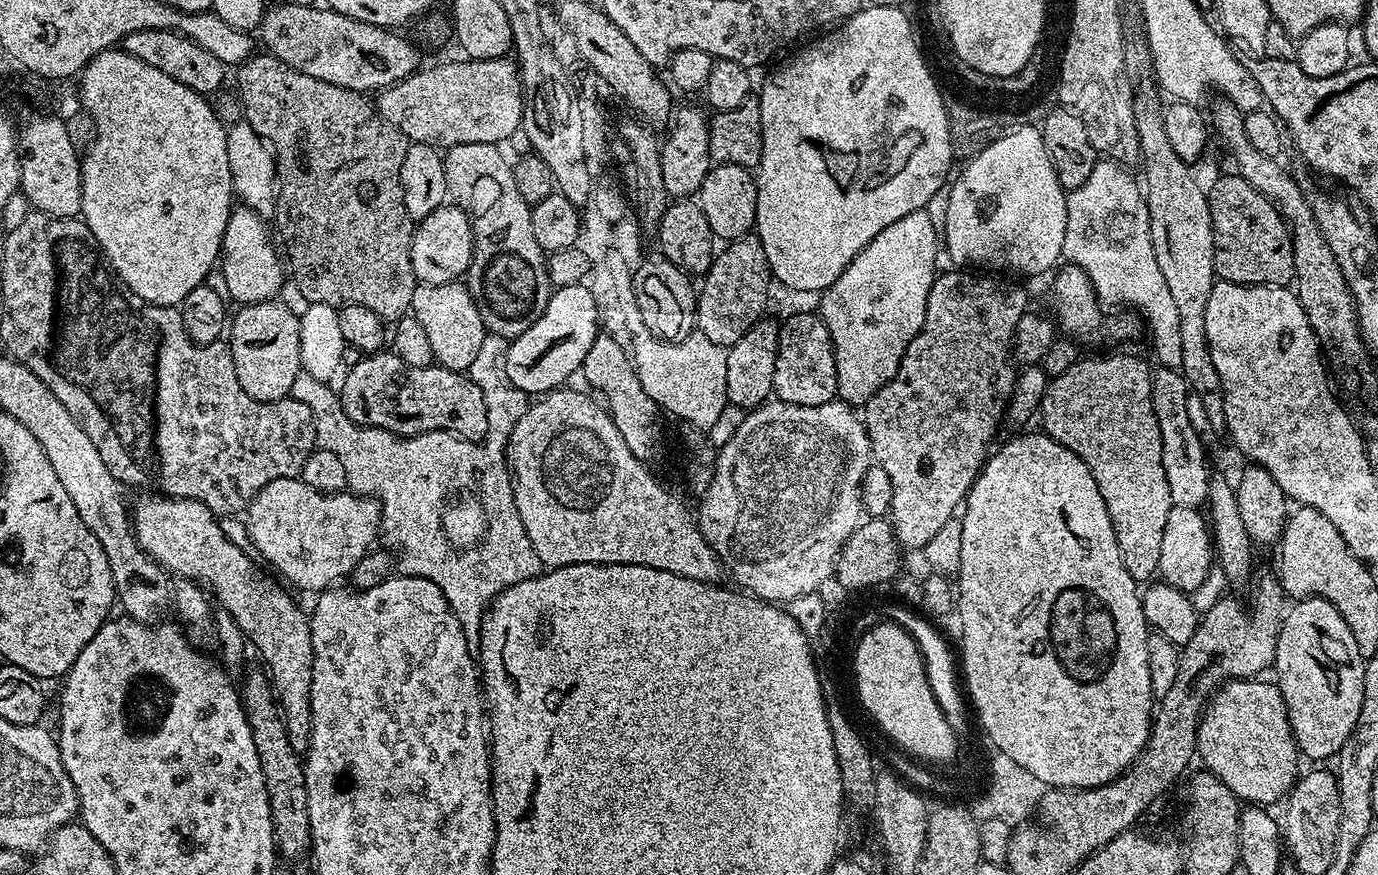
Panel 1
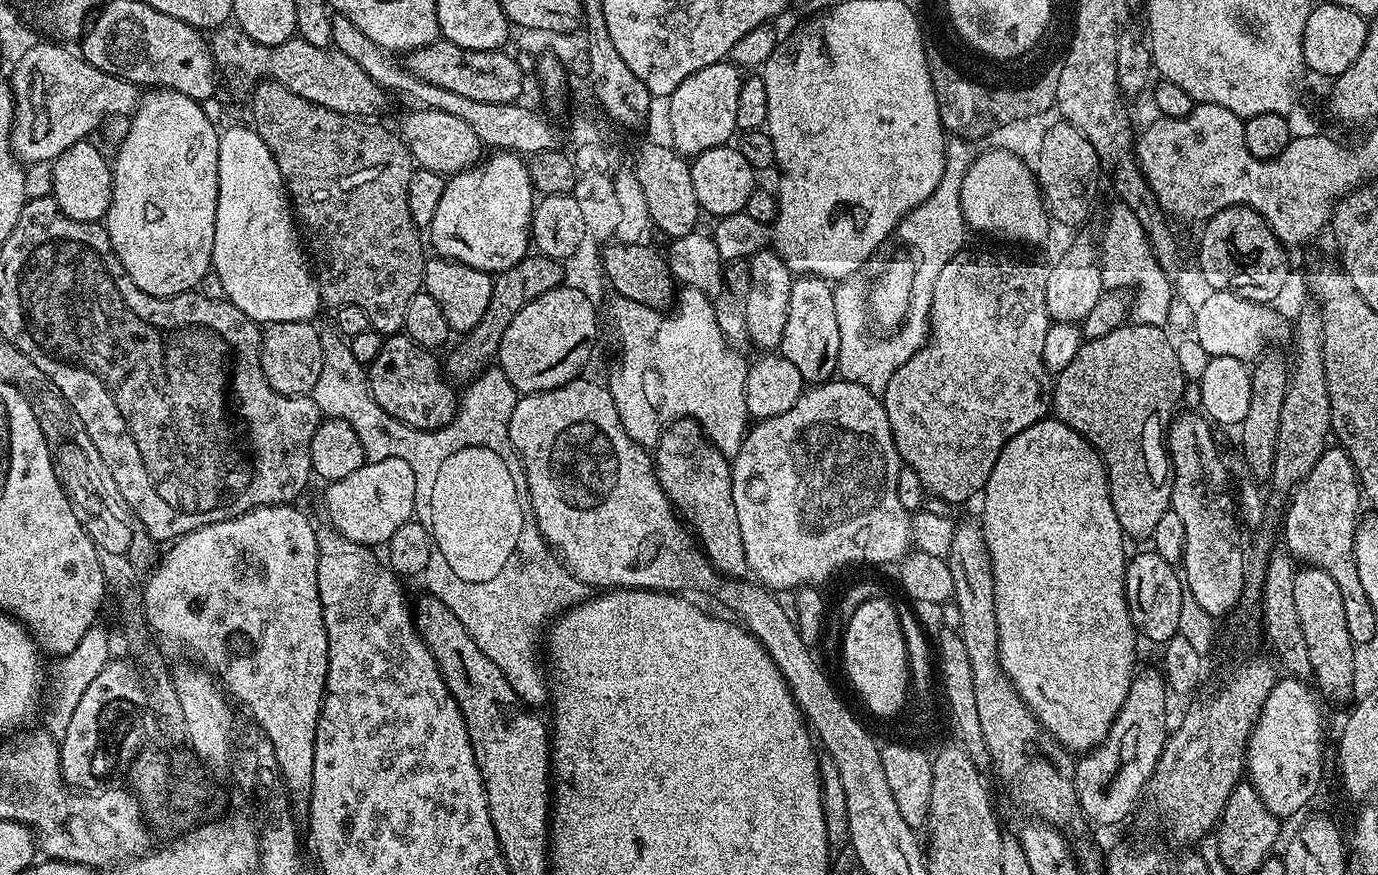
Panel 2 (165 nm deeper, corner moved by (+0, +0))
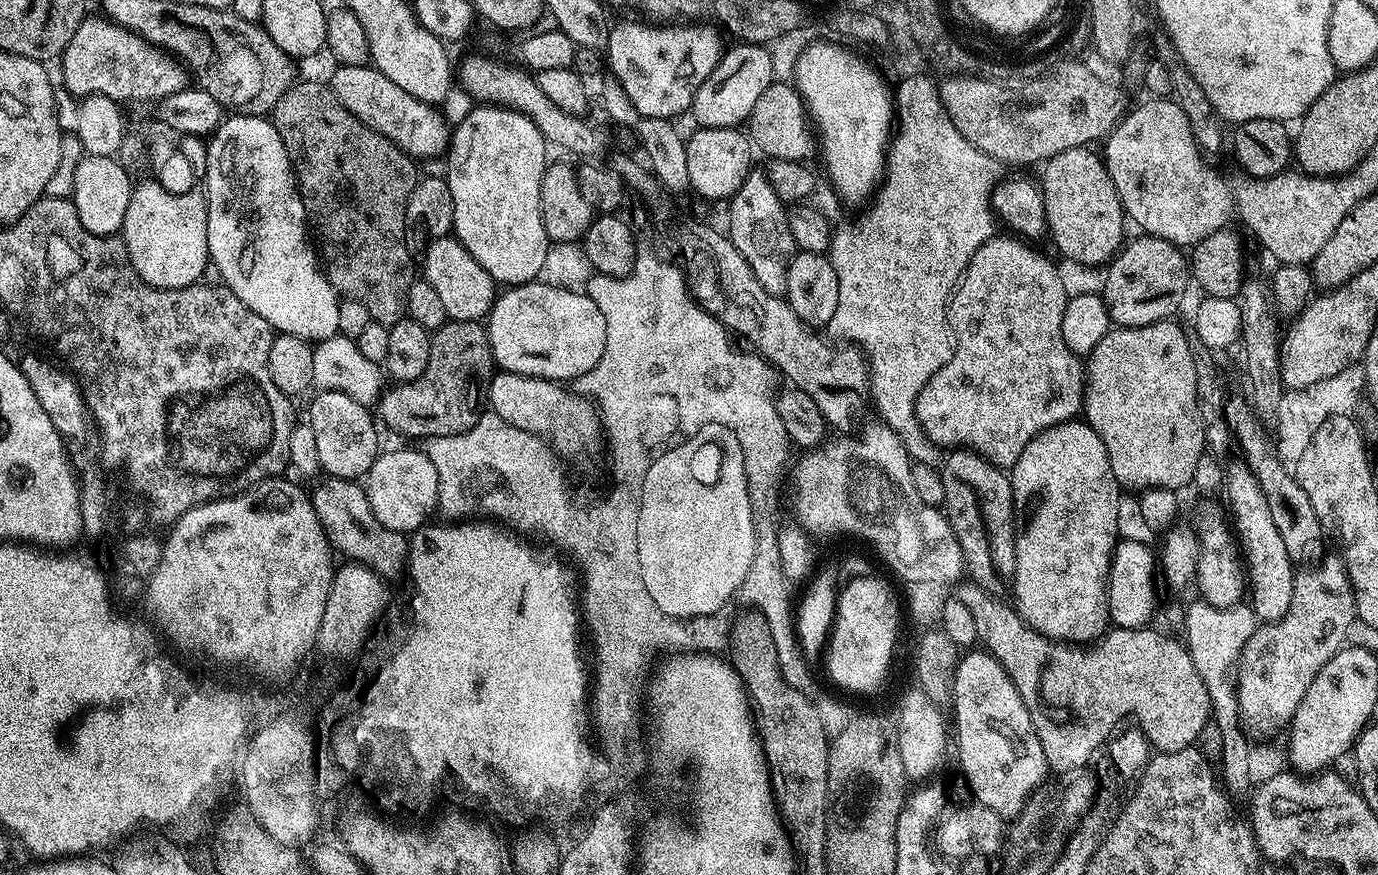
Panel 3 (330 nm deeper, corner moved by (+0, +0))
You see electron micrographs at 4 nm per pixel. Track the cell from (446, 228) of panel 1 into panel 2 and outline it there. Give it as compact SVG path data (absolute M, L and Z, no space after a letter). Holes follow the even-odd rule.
M501 150L491 154L445 179L442 199L426 236L437 257L499 274L529 255L534 189L523 155Z

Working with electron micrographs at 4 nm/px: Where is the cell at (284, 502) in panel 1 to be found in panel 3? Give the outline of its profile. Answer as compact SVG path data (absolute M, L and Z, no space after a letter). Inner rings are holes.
M396 448L393 452L381 451L376 457L374 466L370 466L366 477L366 491L368 501L374 510L374 518L382 522L390 530L398 530L405 534L412 534L426 524L431 512L435 513L438 508L438 470L434 470L434 462L430 462L423 450L416 452L412 448Z

